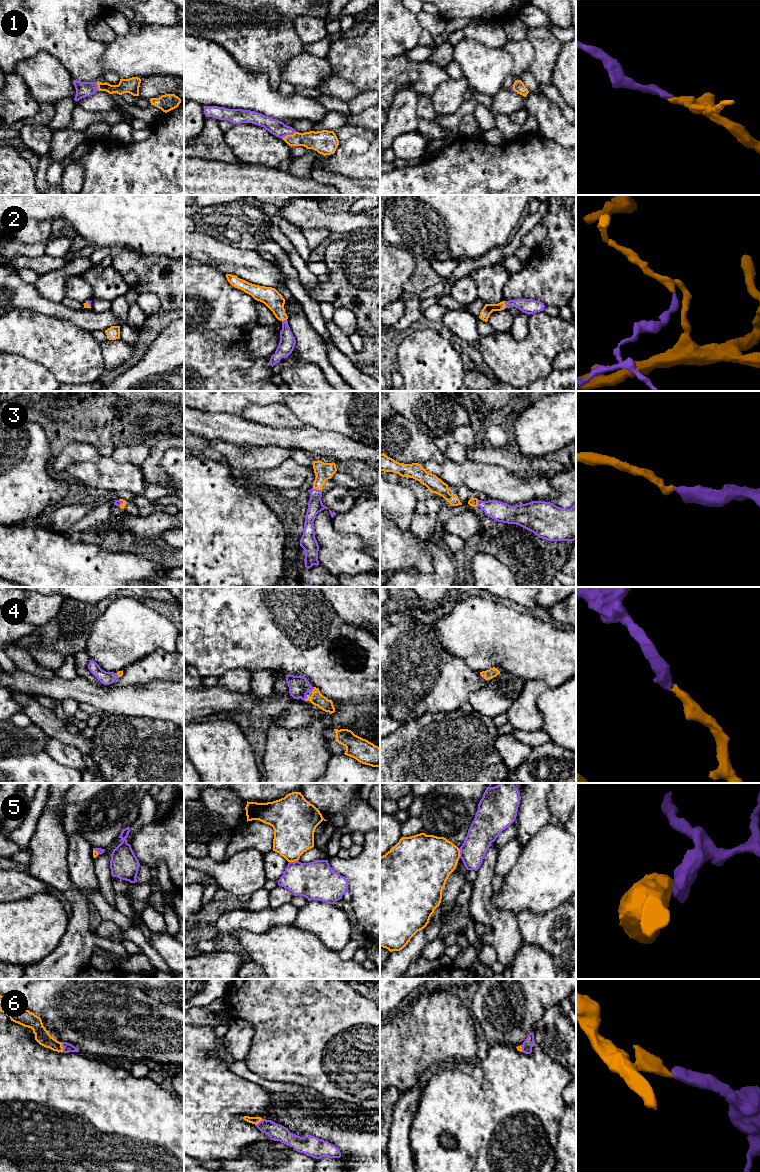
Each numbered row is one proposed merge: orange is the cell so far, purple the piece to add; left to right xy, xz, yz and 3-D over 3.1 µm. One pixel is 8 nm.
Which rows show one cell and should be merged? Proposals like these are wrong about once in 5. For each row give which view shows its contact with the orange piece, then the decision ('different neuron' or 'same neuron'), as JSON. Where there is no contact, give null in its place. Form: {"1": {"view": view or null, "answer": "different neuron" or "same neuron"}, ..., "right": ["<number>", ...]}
{"1": {"view": "xz", "answer": "same neuron"}, "2": {"view": "yz", "answer": "same neuron"}, "3": {"view": "xz", "answer": "same neuron"}, "4": {"view": "xz", "answer": "same neuron"}, "5": {"view": "yz", "answer": "different neuron"}, "6": {"view": "xy", "answer": "same neuron"}, "right": ["1", "2", "3", "4", "6"]}

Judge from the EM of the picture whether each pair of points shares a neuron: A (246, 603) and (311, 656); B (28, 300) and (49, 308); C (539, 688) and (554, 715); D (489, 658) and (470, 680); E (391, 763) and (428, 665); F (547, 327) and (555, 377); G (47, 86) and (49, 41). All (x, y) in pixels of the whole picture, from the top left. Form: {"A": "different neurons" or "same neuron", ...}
{"A": "same neuron", "B": "same neuron", "C": "different neurons", "D": "different neurons", "E": "different neurons", "F": "different neurons", "G": "different neurons"}

